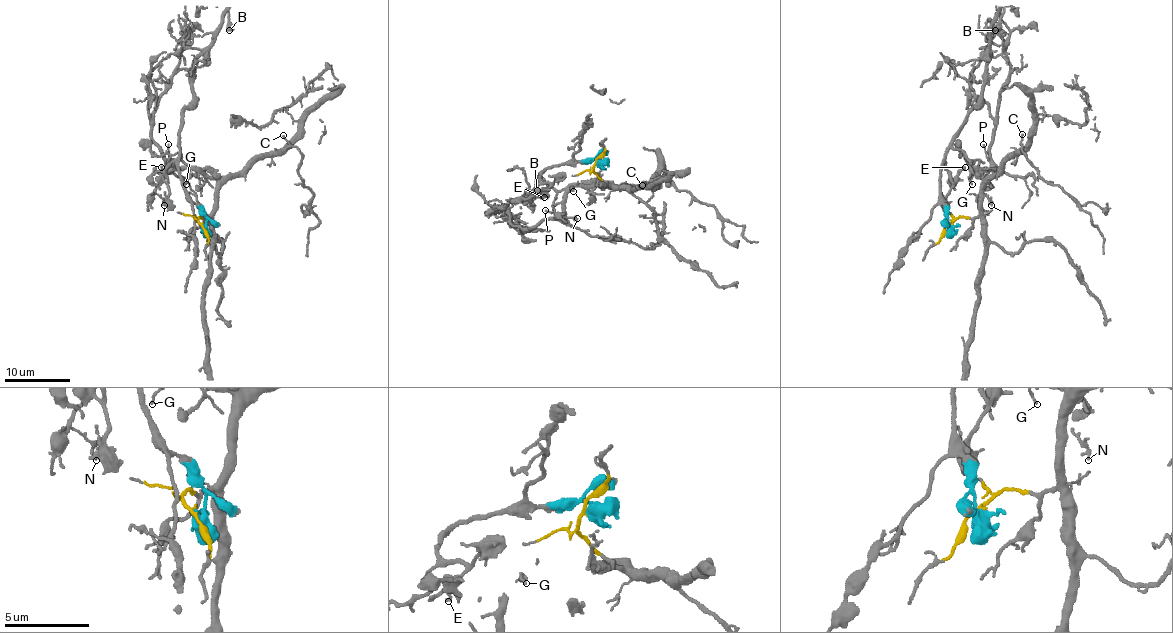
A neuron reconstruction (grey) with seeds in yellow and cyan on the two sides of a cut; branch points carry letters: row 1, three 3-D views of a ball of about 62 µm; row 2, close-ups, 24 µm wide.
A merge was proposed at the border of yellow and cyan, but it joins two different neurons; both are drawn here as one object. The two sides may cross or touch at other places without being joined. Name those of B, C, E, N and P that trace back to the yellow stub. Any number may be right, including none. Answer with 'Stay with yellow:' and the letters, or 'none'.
Stay with yellow: C, N, P

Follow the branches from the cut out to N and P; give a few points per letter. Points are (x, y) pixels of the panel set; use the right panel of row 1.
N: (949, 225), (959, 217), (978, 215), (982, 179), (972, 173), (973, 168), (987, 168), (982, 189), (992, 206)
P: (949, 225), (959, 217), (978, 215), (983, 181), (972, 171), (991, 165), (982, 144)

